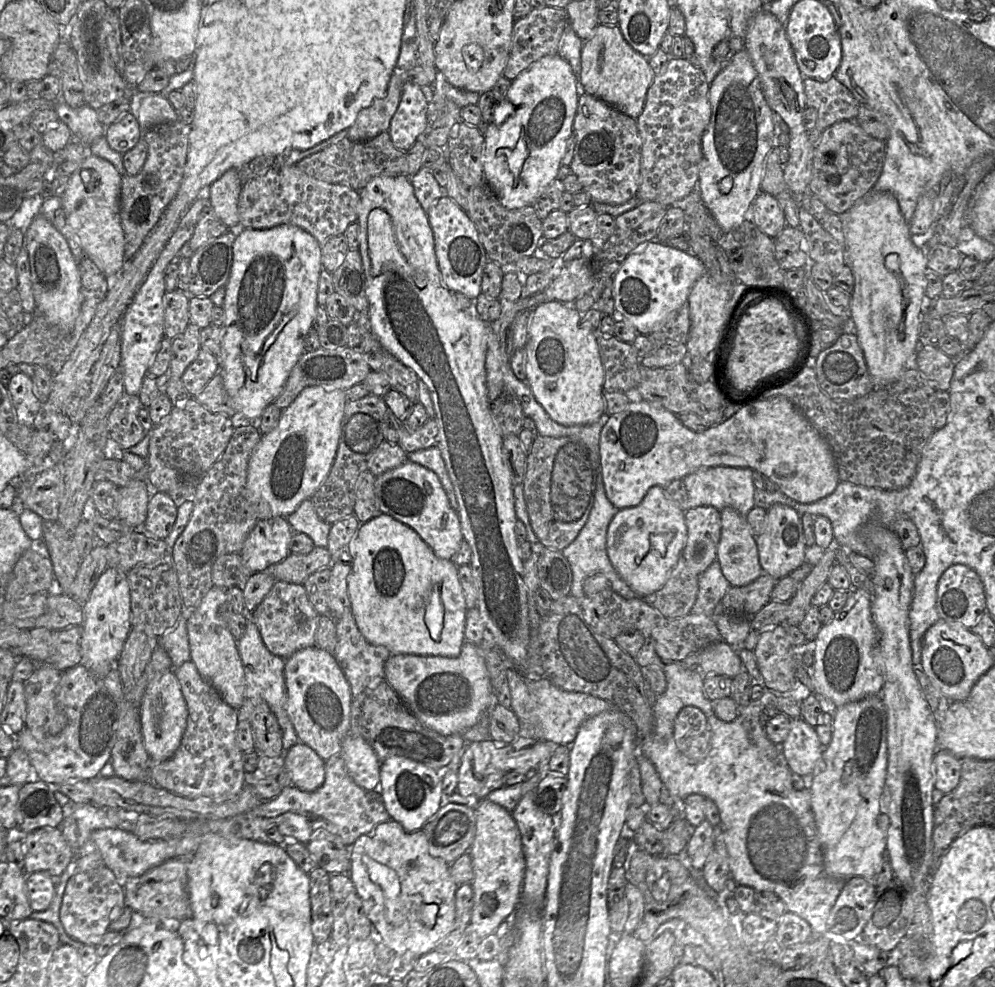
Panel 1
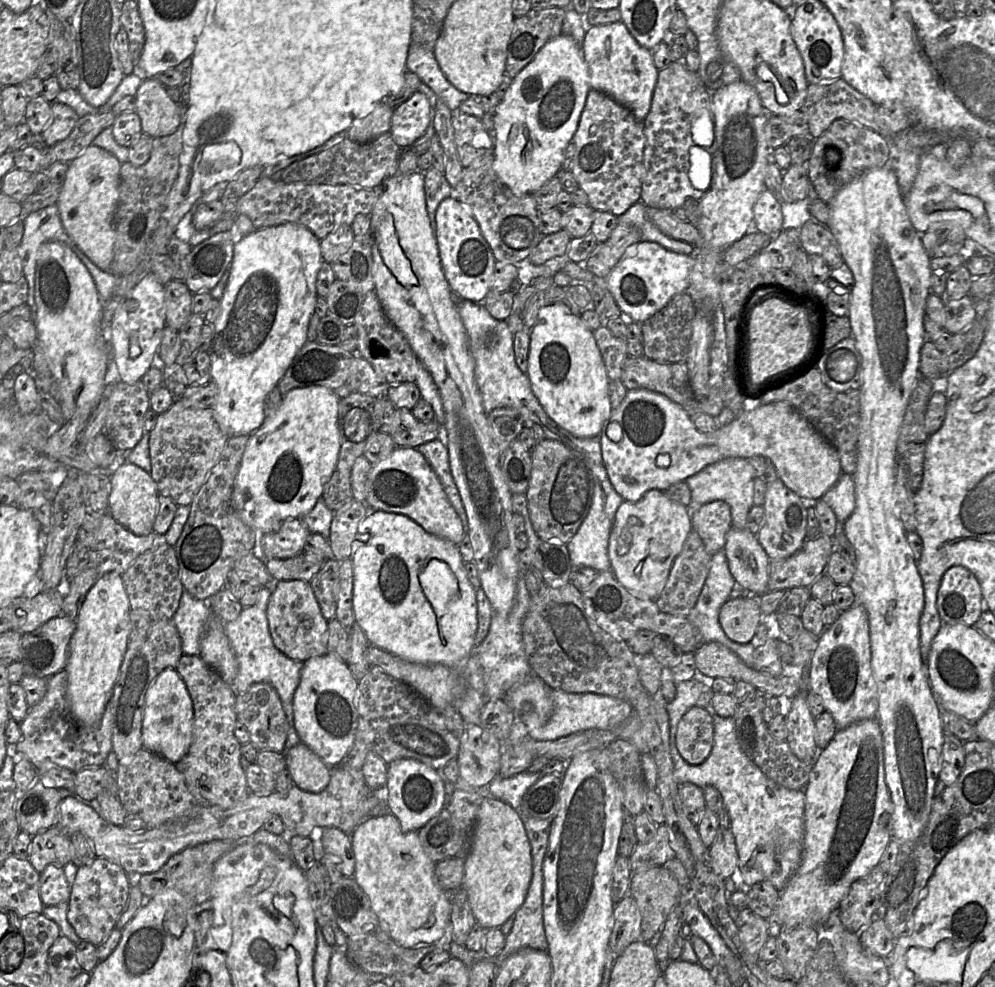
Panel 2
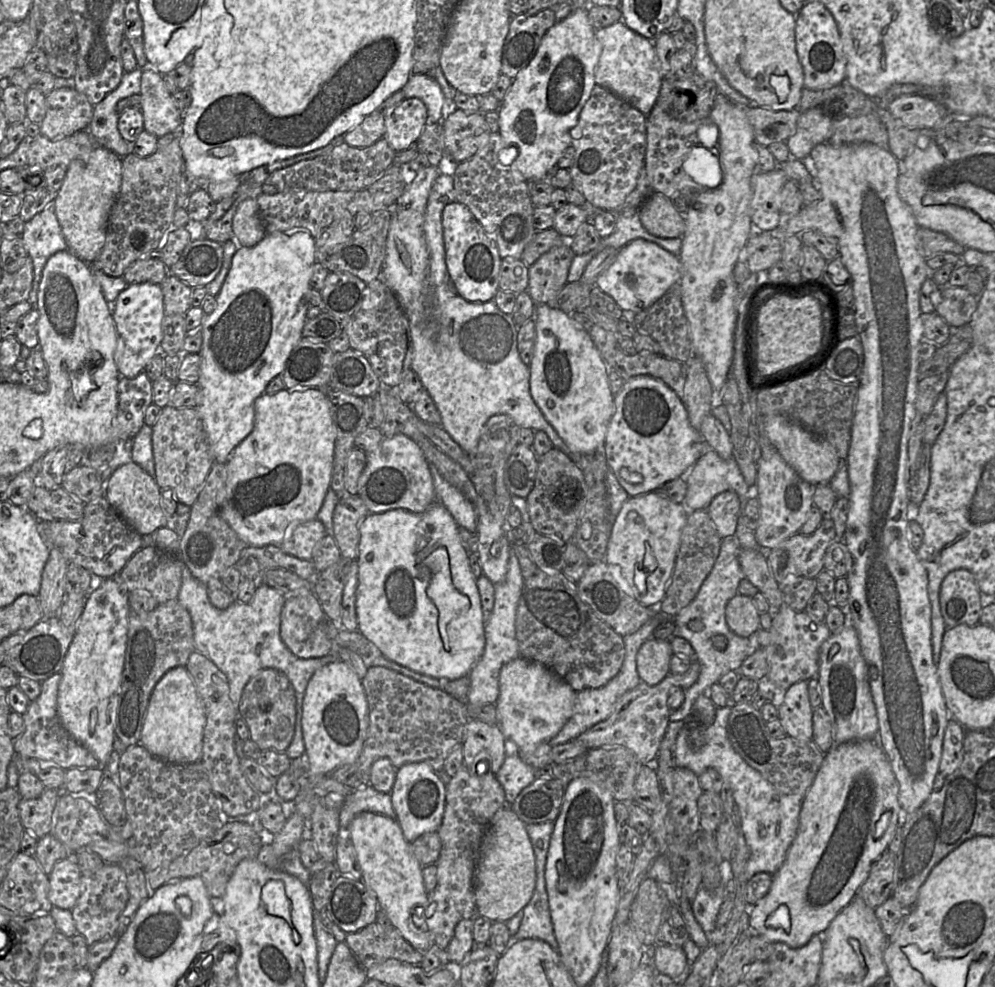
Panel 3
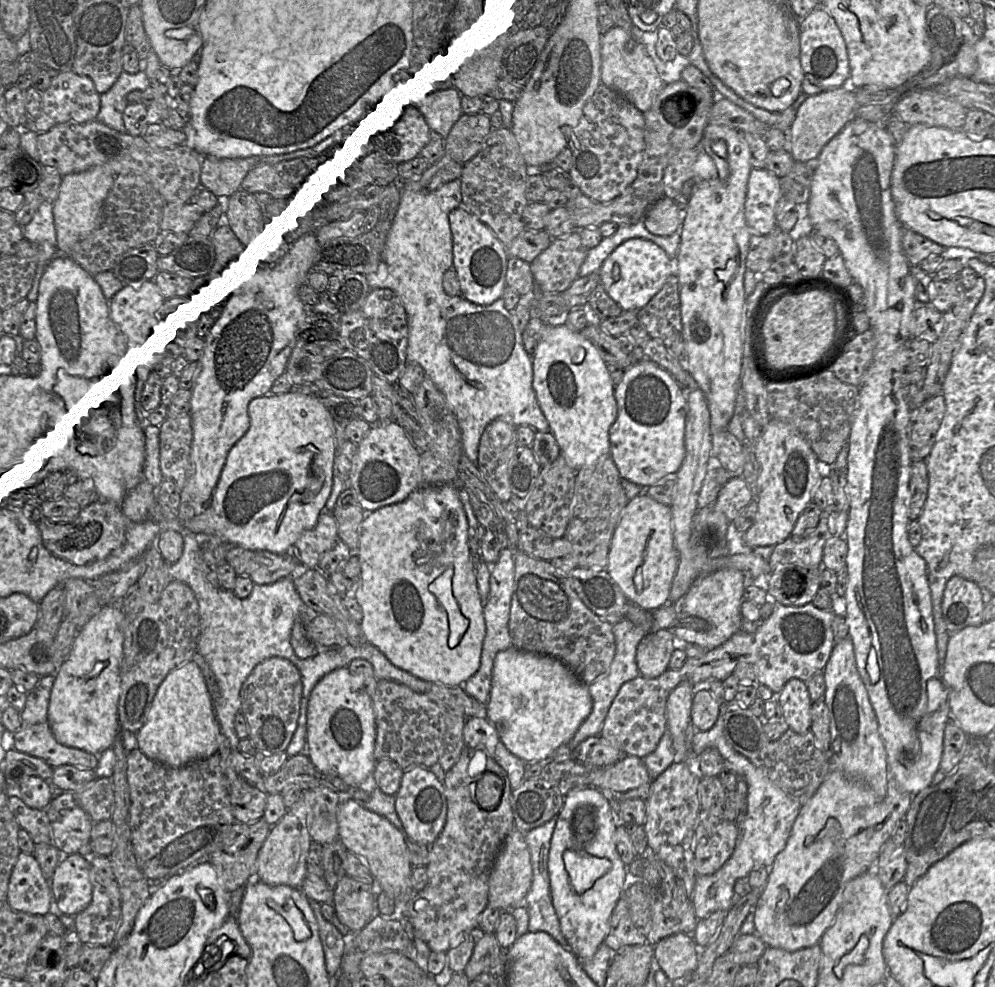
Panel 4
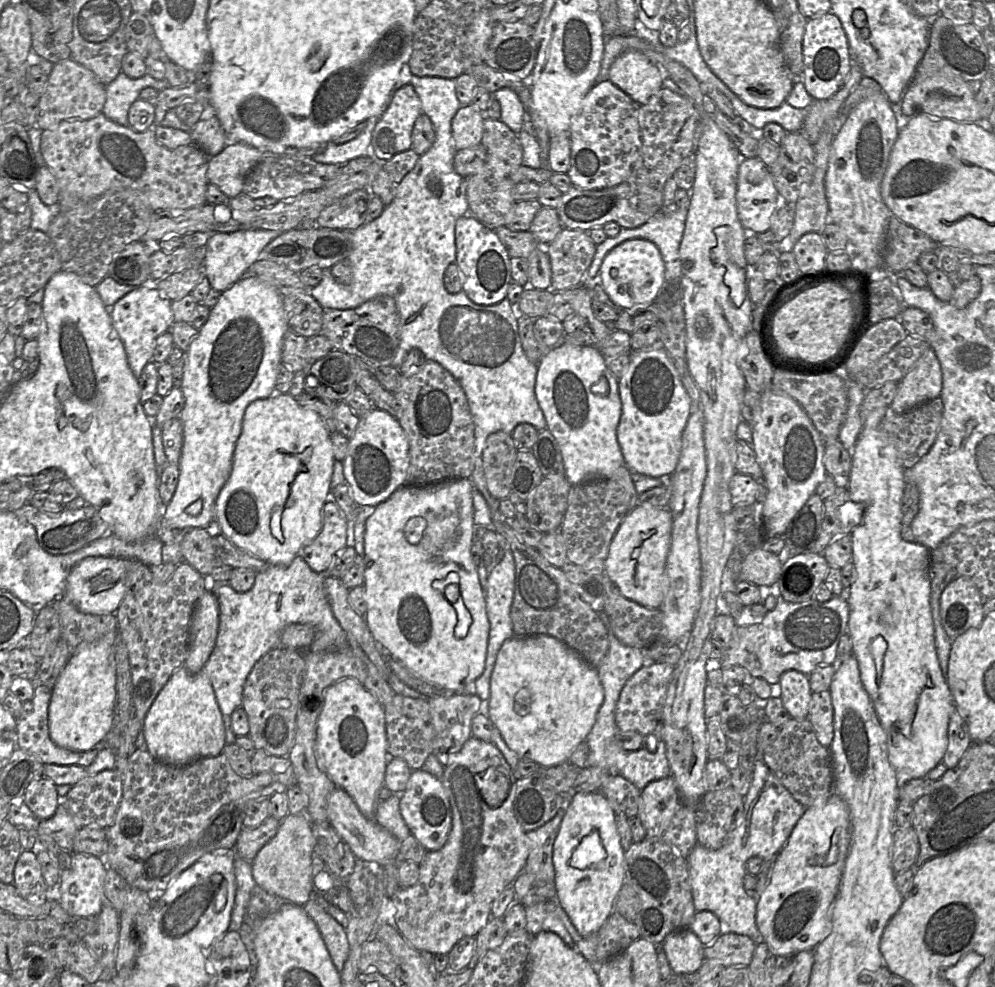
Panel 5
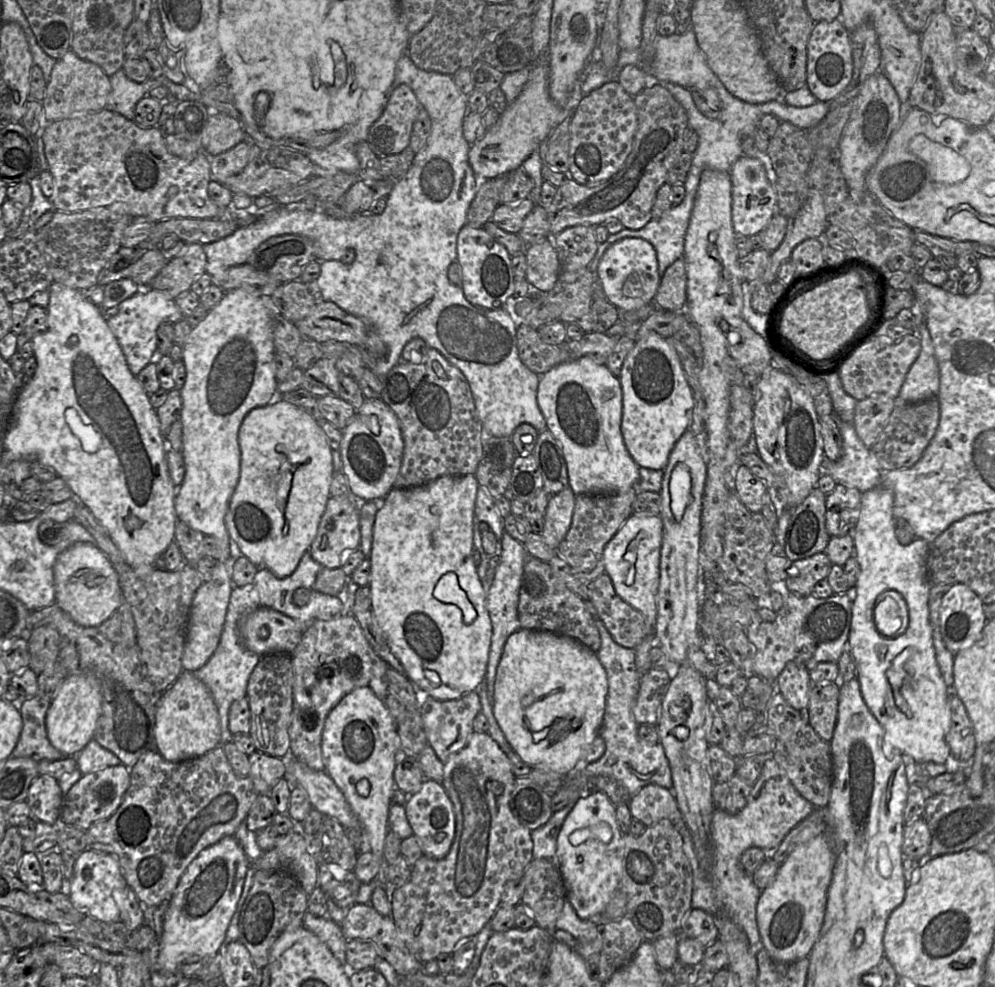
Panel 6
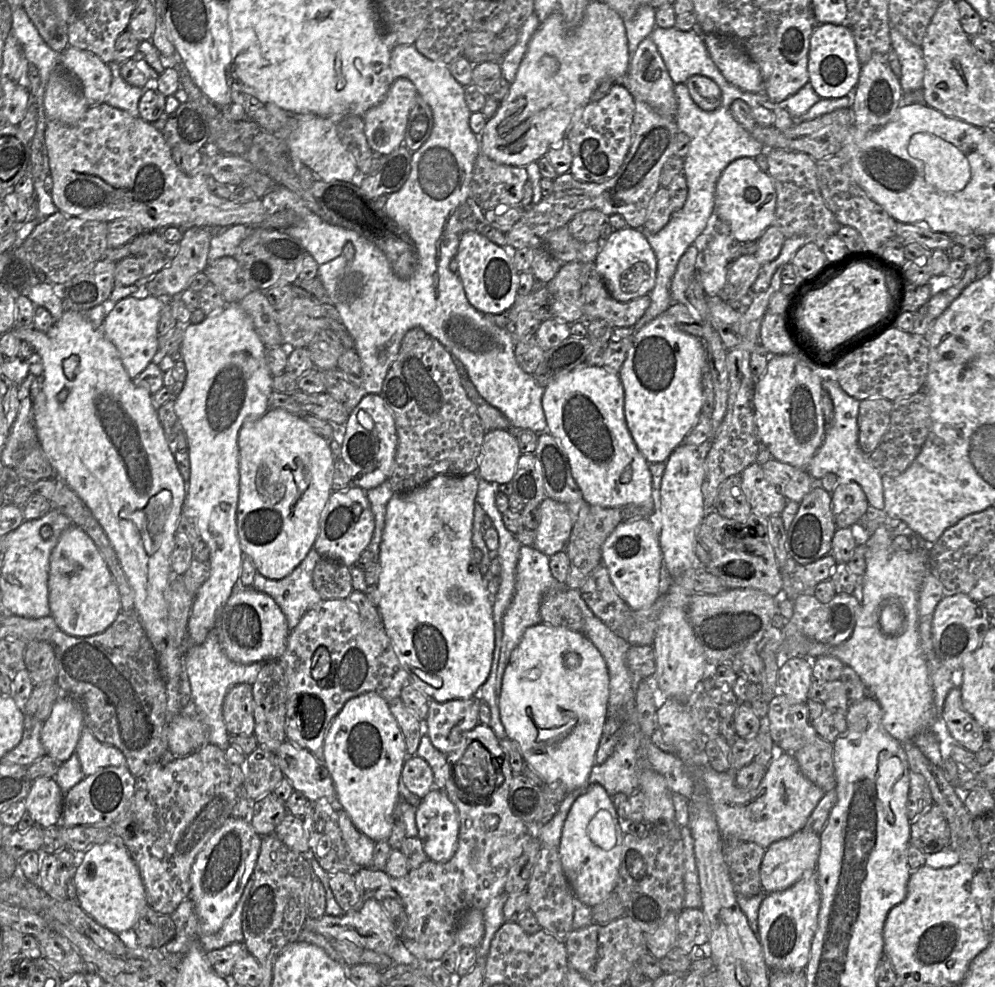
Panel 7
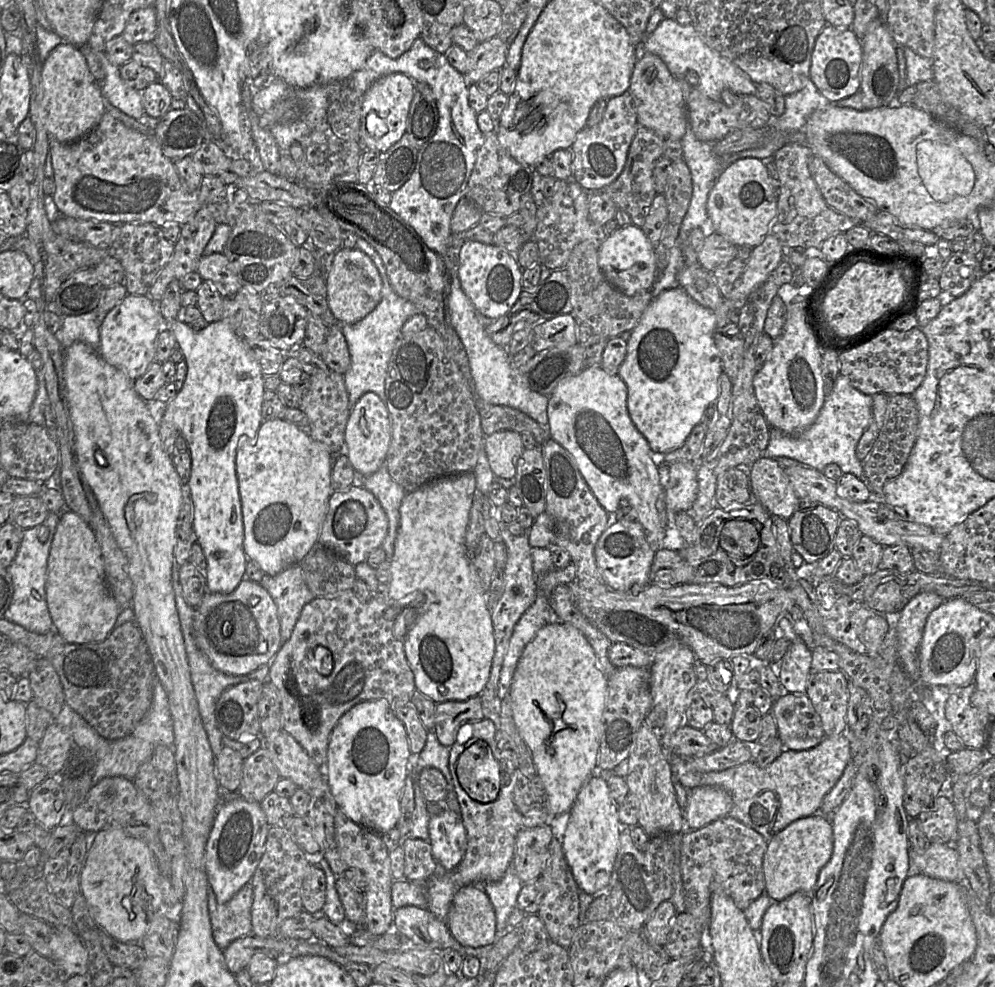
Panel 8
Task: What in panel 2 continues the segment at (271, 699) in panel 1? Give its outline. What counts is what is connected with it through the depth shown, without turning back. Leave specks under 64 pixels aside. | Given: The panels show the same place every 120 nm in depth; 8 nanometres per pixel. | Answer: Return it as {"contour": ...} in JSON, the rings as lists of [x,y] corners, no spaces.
{"contour":[[[262,587],[257,602],[253,606],[243,608],[236,620],[225,622],[224,629],[238,662],[238,673],[233,685],[231,685],[235,693],[237,695],[243,693],[253,683],[266,682],[271,684],[279,694],[289,723],[284,749],[285,754],[293,746],[301,742],[294,725],[293,697],[300,682],[303,662],[288,658],[273,643],[266,615],[271,594],[272,588]]]}

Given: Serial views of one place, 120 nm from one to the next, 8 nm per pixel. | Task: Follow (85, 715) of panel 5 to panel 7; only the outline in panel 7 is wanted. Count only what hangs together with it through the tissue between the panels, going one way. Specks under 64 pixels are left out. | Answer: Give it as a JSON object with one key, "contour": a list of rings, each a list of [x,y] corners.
{"contour":[[[62,694],[41,731],[41,743],[47,755],[60,763],[67,761],[75,752],[84,726],[80,707]]]}

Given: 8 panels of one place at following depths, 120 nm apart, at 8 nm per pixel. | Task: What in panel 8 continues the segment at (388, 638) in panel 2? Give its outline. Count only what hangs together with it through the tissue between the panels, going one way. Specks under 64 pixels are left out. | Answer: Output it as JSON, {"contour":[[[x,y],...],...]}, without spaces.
{"contour":[[[473,472],[439,477],[407,492],[399,508],[399,526],[390,560],[389,603],[416,612],[415,621],[403,639],[405,657],[414,674],[416,689],[435,703],[466,701],[479,696],[490,677],[495,653],[494,628],[486,594],[475,579],[465,546],[475,489]]]}

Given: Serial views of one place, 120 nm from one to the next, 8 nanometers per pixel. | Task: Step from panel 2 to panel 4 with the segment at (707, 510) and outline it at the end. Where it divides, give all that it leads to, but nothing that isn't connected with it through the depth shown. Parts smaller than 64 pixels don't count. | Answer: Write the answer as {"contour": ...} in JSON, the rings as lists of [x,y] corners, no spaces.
{"contour":[[[742,476],[730,478],[718,492],[713,507],[725,514],[732,523],[741,509],[747,506],[753,495]]]}

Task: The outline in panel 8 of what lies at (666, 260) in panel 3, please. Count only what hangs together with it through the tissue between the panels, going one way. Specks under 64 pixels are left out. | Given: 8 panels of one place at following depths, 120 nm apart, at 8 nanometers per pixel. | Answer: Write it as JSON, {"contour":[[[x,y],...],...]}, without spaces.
{"contour":[[[634,224],[620,226],[606,236],[598,248],[598,265],[607,280],[628,296],[651,290],[658,278],[654,246],[641,227]]]}

